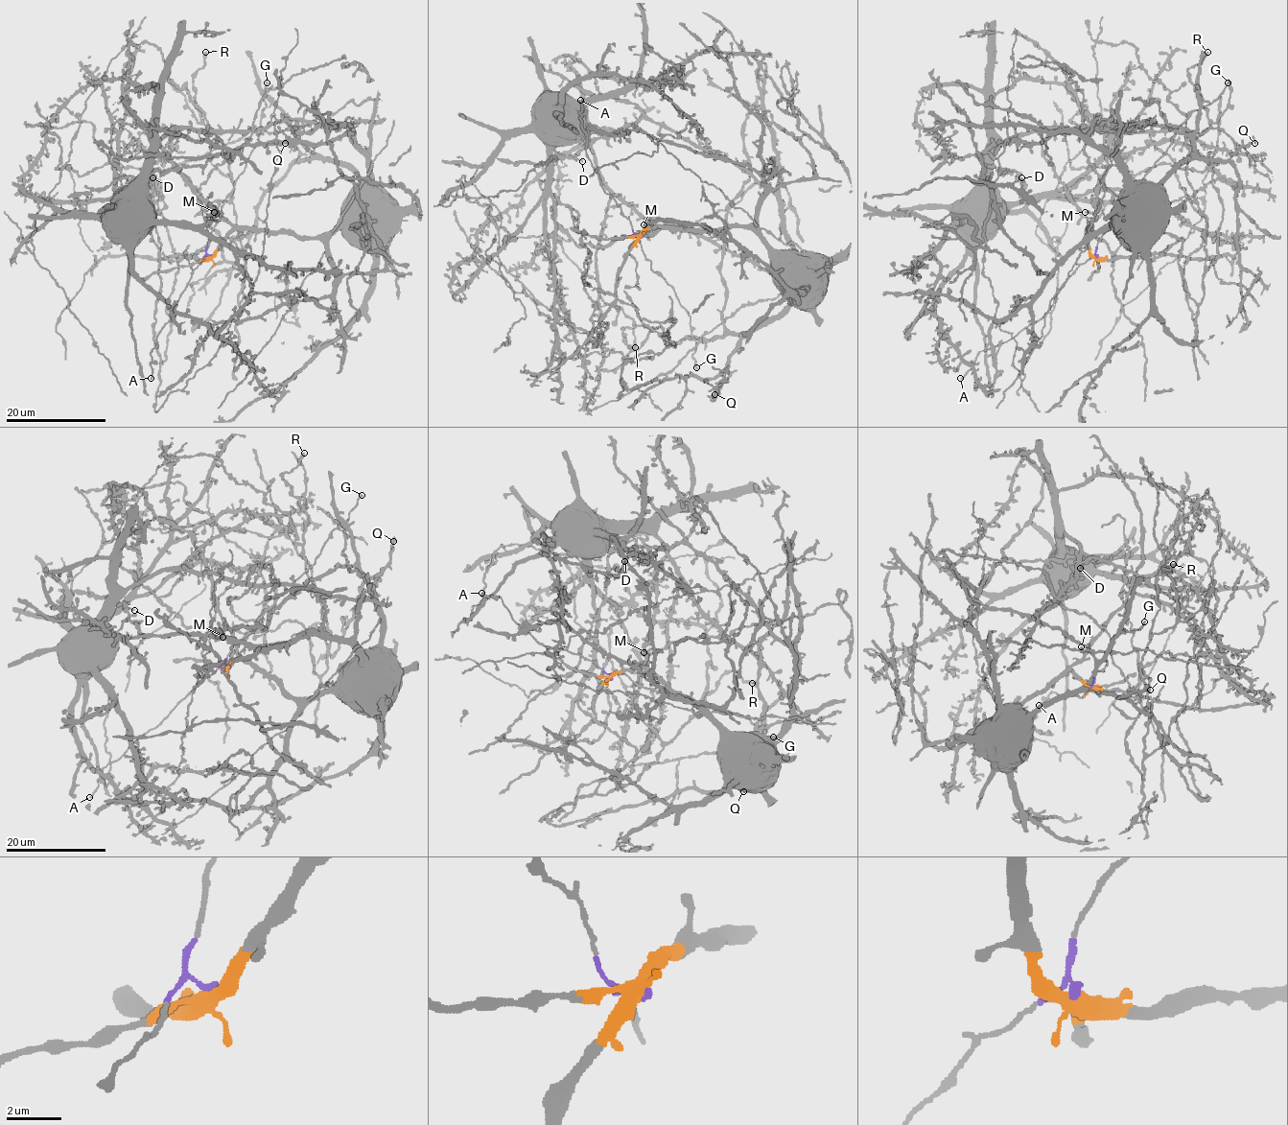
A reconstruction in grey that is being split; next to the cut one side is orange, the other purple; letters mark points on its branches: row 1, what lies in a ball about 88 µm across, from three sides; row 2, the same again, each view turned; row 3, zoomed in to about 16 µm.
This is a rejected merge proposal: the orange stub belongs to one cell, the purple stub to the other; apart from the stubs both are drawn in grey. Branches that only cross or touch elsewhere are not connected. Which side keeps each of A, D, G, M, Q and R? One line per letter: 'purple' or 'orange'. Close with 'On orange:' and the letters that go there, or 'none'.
A: purple
D: orange
G: purple
M: orange
Q: orange
R: orange
On orange: D, M, Q, R

